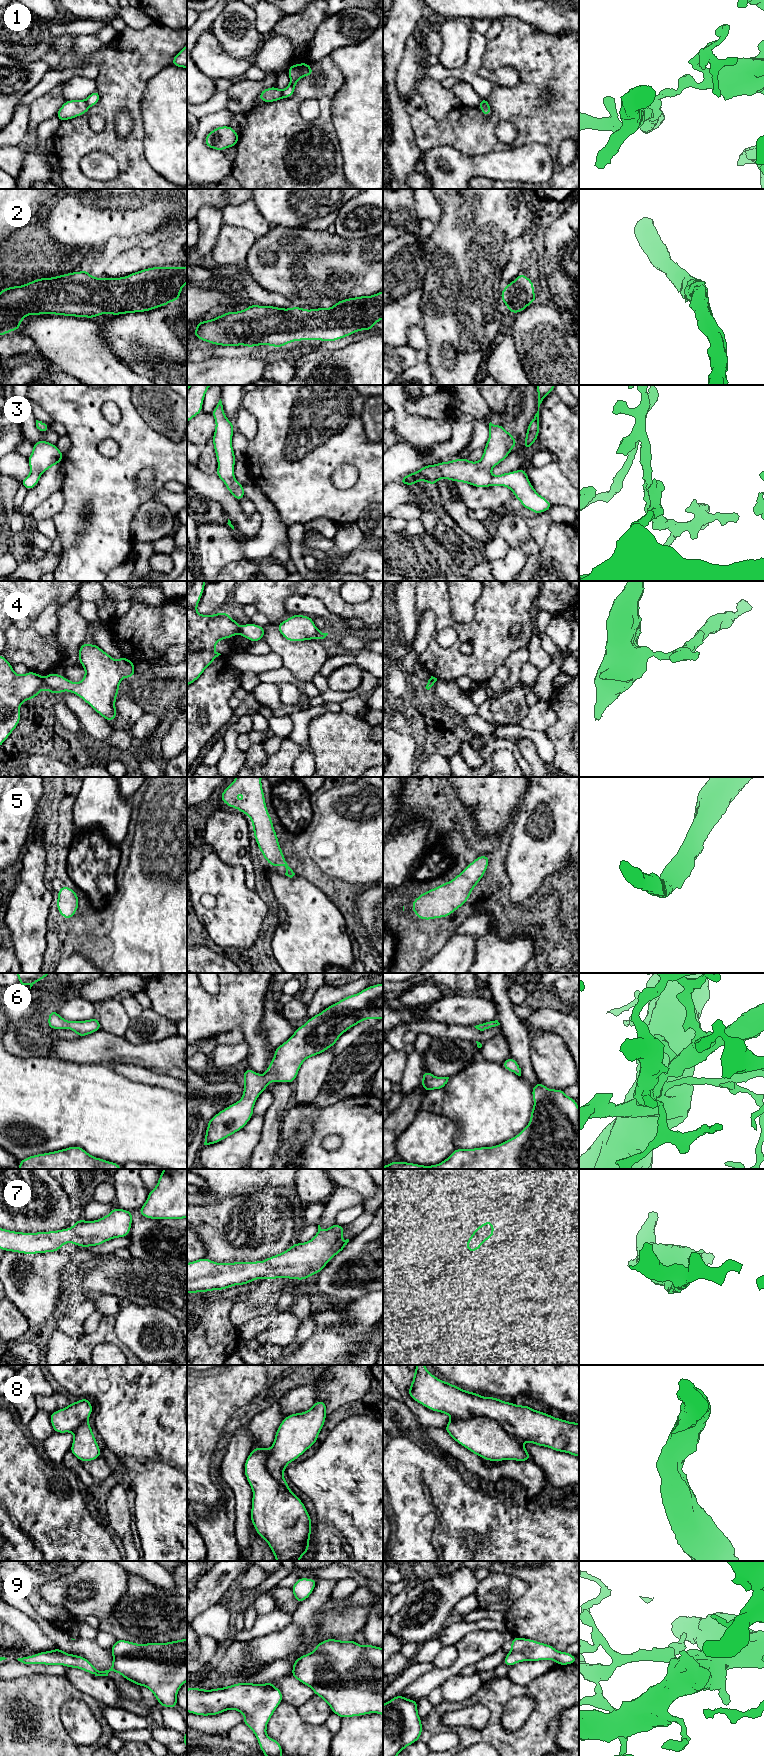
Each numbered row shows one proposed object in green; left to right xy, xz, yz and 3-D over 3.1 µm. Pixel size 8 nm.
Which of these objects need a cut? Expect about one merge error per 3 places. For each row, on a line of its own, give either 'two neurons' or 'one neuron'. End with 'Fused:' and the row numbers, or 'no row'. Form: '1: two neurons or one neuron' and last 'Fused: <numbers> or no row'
1: two neurons
2: one neuron
3: one neuron
4: two neurons
5: one neuron
6: one neuron
7: one neuron
8: two neurons
9: one neuron
Fused: 1, 4, 8

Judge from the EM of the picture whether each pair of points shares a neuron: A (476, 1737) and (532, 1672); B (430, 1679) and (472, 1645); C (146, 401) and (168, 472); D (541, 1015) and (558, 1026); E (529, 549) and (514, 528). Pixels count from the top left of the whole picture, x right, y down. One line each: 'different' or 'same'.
A: different
B: same
C: different
D: same
E: same

